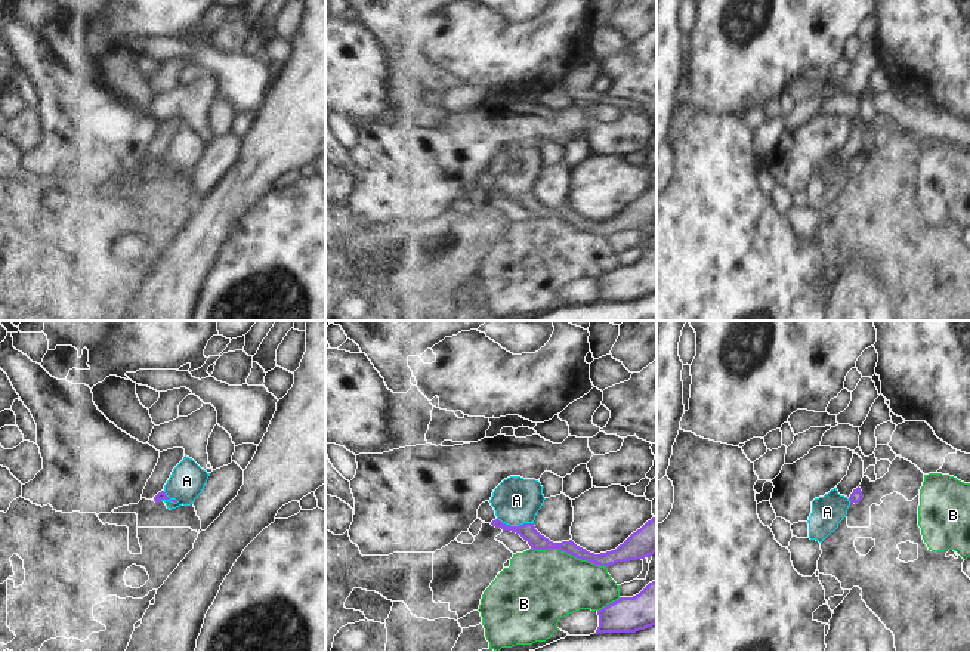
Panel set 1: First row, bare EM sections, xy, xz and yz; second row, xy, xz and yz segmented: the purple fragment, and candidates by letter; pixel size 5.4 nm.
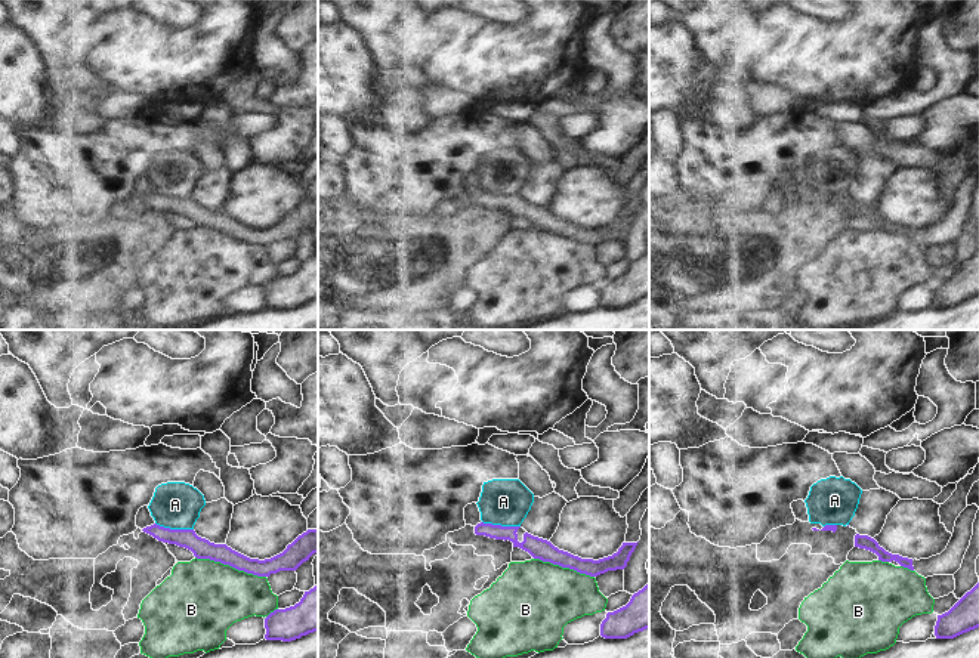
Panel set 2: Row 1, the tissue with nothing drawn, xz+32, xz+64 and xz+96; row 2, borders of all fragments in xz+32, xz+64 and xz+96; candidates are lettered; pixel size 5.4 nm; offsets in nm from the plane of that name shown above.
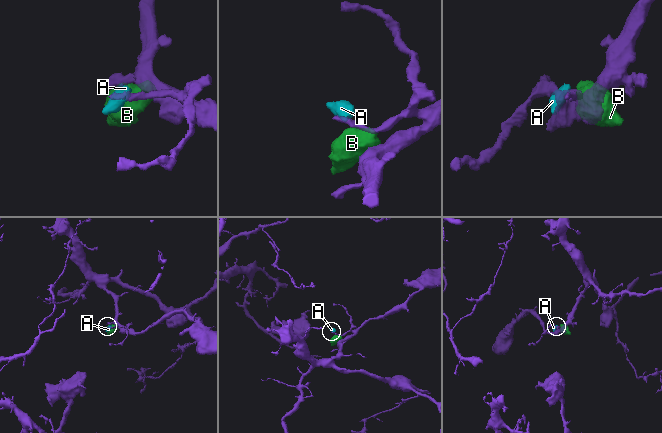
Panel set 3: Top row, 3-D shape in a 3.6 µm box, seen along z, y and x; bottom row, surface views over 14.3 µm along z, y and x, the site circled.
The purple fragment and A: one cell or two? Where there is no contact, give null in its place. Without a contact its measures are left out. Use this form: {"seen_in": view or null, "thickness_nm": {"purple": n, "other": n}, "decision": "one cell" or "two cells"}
{"seen_in": "xz", "thickness_nm": {"purple": 90, "other": 260}, "decision": "two cells"}

